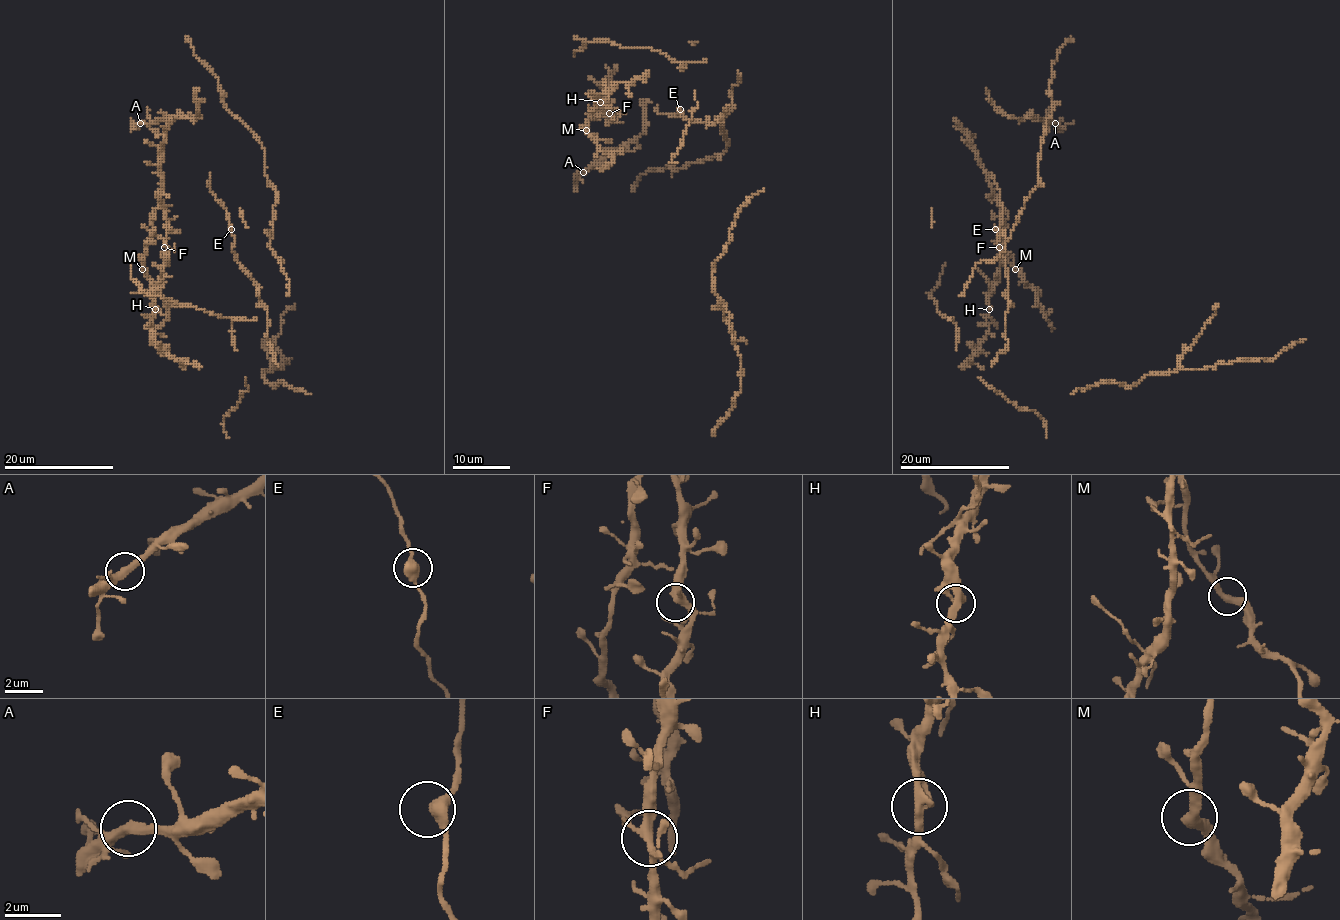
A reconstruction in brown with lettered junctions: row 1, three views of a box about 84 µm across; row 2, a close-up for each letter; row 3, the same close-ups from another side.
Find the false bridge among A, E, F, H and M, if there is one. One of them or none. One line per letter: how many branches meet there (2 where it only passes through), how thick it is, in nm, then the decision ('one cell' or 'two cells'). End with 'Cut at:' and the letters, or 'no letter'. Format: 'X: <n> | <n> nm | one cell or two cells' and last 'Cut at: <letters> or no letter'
A: 2 | 400 nm | one cell
E: 2 | 400 nm | one cell
F: 2 | 380 nm | one cell
H: 2 | 380 nm | one cell
M: 2 | 380 nm | one cell
Cut at: no letter

